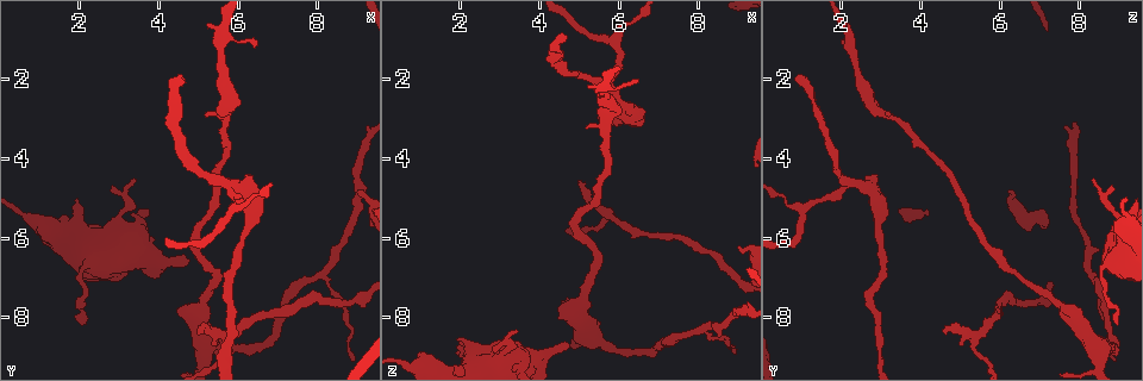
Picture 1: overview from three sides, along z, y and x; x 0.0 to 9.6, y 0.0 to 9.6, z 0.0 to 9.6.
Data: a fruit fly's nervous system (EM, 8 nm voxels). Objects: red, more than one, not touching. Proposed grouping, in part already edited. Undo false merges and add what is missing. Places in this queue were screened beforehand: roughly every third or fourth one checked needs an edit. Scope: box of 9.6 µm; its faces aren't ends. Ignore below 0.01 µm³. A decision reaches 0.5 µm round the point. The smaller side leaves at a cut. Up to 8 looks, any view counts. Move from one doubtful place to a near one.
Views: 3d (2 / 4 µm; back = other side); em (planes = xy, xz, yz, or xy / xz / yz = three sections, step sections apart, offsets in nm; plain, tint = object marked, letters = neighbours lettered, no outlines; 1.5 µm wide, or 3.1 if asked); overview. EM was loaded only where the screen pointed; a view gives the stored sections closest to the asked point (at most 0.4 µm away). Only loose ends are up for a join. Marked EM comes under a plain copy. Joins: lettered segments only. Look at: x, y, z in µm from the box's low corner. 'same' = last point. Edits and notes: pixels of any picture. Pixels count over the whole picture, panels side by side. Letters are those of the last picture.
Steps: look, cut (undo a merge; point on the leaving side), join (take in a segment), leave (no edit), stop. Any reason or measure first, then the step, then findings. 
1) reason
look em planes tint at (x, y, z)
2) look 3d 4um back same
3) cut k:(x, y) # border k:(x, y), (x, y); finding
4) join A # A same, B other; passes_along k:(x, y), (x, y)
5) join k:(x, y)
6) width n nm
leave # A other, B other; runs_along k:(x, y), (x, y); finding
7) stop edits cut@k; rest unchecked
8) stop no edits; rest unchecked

free end
look 3d 2um at (4.75, 6.60, 8.70)

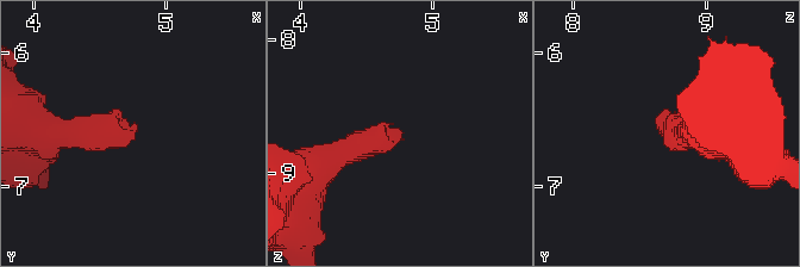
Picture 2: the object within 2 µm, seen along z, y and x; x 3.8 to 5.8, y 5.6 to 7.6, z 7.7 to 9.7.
need the tissue
look em planes letters at (4.78, 6.62, 8.70)

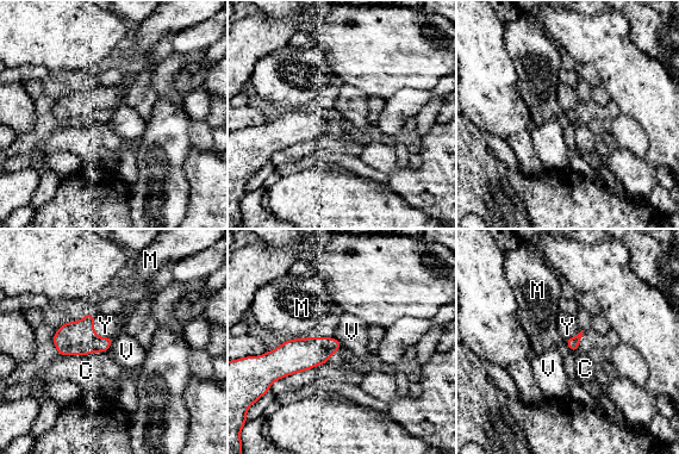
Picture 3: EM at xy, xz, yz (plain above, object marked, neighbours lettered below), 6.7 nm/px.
longest_contact M 240 nm
join Y # C other, M other, V other, Y same; it goes on there

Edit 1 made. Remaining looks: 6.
redraw
look overview

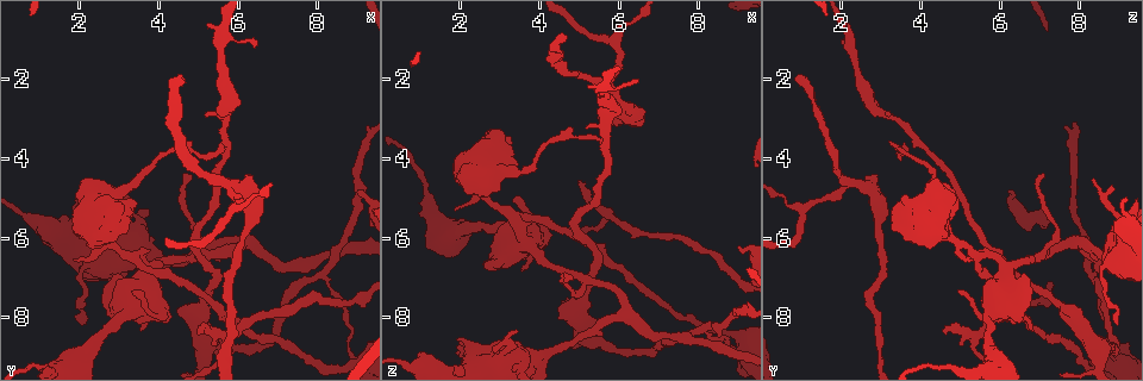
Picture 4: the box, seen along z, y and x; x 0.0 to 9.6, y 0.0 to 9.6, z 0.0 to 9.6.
an open end
look em yz step 4 tint at (3.45, 4.55, 8.35)

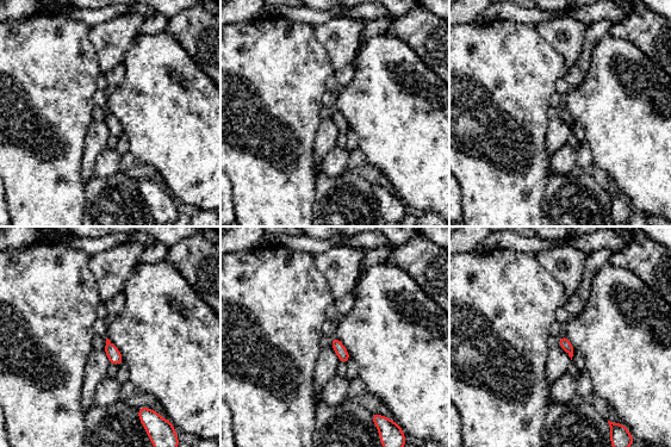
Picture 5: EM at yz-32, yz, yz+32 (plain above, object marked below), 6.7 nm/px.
look em planes letters same

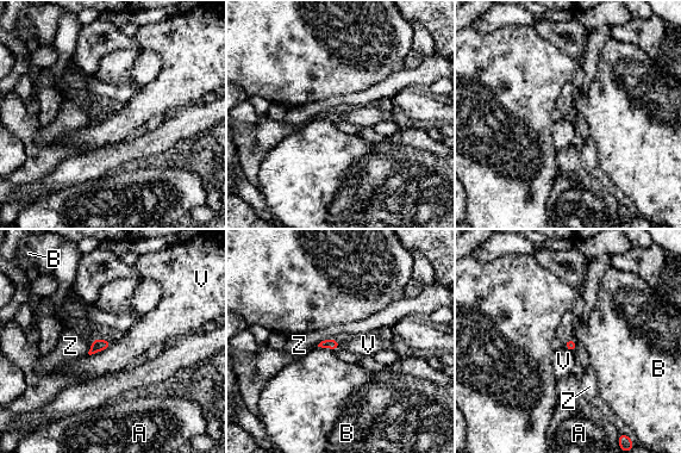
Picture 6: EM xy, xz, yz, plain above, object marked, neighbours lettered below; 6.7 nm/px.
leave # A other, B other, V other, Z other; none of them fits

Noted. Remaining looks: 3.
end of a long branch
look em xz step 4 letters at (4.50, 1.95, 0.85)

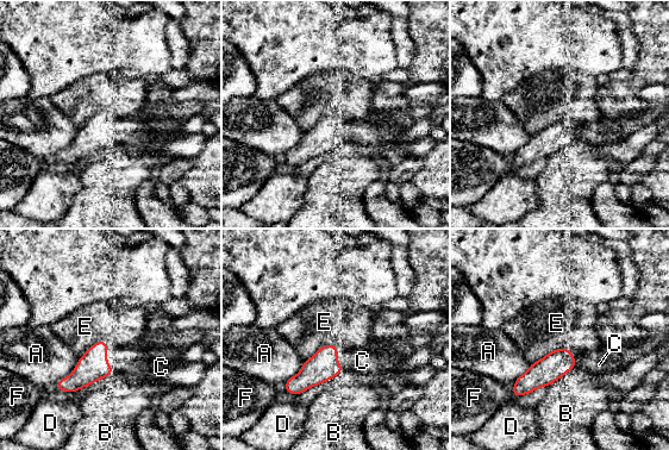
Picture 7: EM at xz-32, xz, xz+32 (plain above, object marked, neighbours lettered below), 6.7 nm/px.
another direction
look em planes letters same

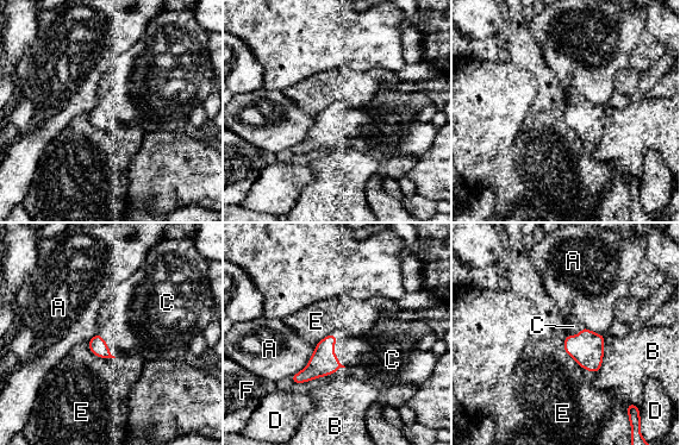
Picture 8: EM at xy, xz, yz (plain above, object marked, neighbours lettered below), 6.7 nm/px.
join C # A other, B other, C same, D other, E other, F other; the cell continues

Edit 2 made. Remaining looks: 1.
stop edits join@3, join@8; rest unchecked

